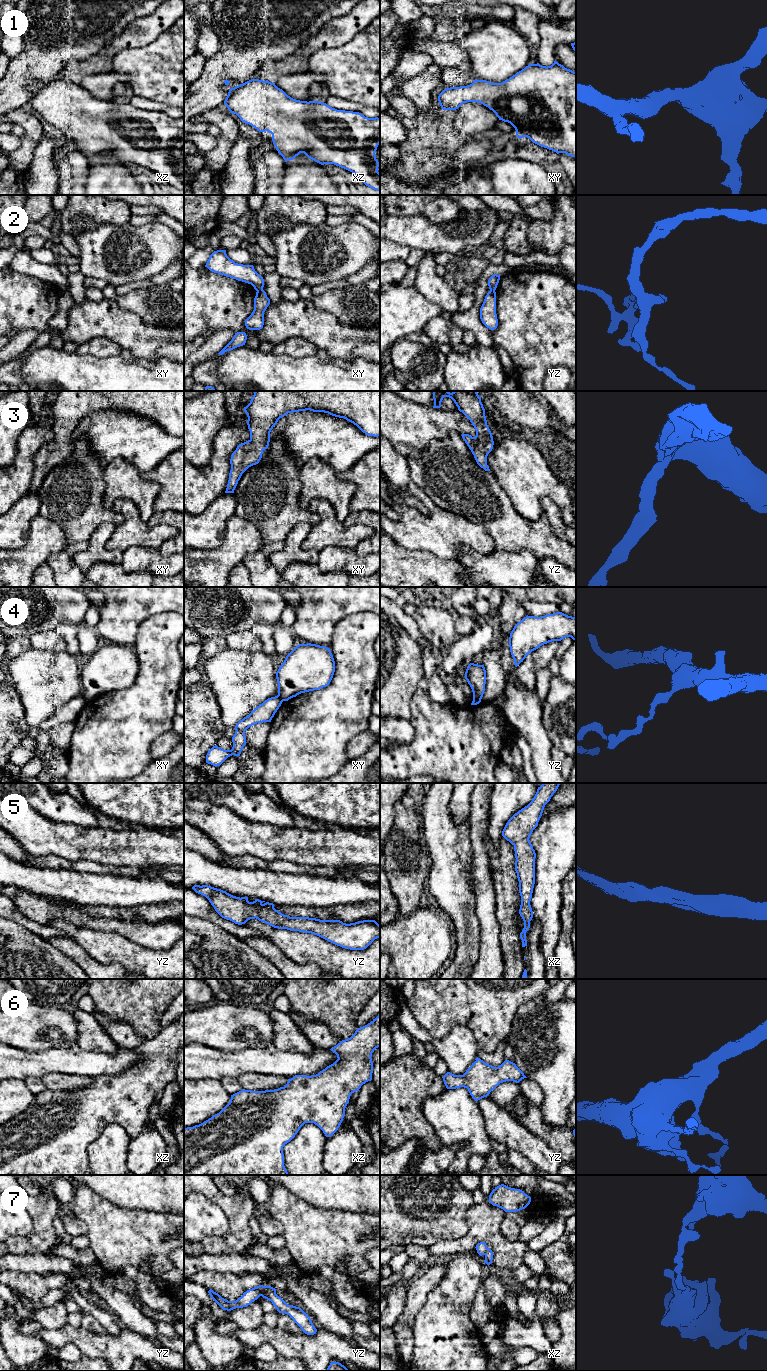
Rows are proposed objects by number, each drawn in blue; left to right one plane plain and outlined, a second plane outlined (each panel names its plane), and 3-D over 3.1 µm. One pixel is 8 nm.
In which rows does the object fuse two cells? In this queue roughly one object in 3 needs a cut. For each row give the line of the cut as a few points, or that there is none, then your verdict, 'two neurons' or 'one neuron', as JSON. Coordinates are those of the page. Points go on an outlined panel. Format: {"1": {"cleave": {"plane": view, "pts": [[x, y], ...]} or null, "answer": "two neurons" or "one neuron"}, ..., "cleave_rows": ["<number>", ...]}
{"1": {"cleave": null, "answer": "one neuron"}, "2": {"cleave": {"plane": "xy", "pts": [[262, 289], [257, 291]]}, "answer": "two neurons"}, "3": {"cleave": null, "answer": "one neuron"}, "4": {"cleave": {"plane": "xy", "pts": [[277, 695], [282, 701]]}, "answer": "two neurons"}, "5": {"cleave": null, "answer": "one neuron"}, "6": {"cleave": null, "answer": "one neuron"}, "7": {"cleave": {"plane": "yz", "pts": [[262, 1285], [259, 1287], [260, 1295]]}, "answer": "two neurons"}, "cleave_rows": ["2", "4", "7"]}

